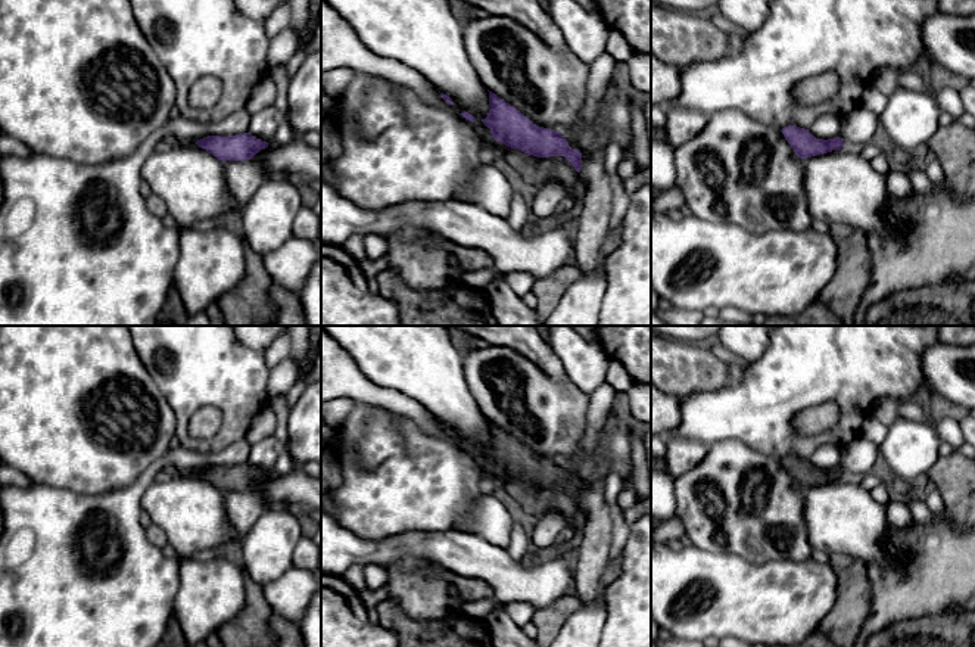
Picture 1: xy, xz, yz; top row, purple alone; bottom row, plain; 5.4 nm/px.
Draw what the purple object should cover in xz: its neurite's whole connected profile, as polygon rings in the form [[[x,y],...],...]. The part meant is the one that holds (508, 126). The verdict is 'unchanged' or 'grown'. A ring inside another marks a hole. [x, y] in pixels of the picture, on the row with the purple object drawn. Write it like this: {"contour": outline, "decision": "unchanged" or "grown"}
{"contour": [[[489,91],[489,106],[489,113],[482,122],[495,140],[538,158],[564,156],[580,172],[580,150],[571,149],[558,131],[533,124],[492,91]]], "decision": "unchanged"}

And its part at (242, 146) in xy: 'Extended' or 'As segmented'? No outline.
As segmented

